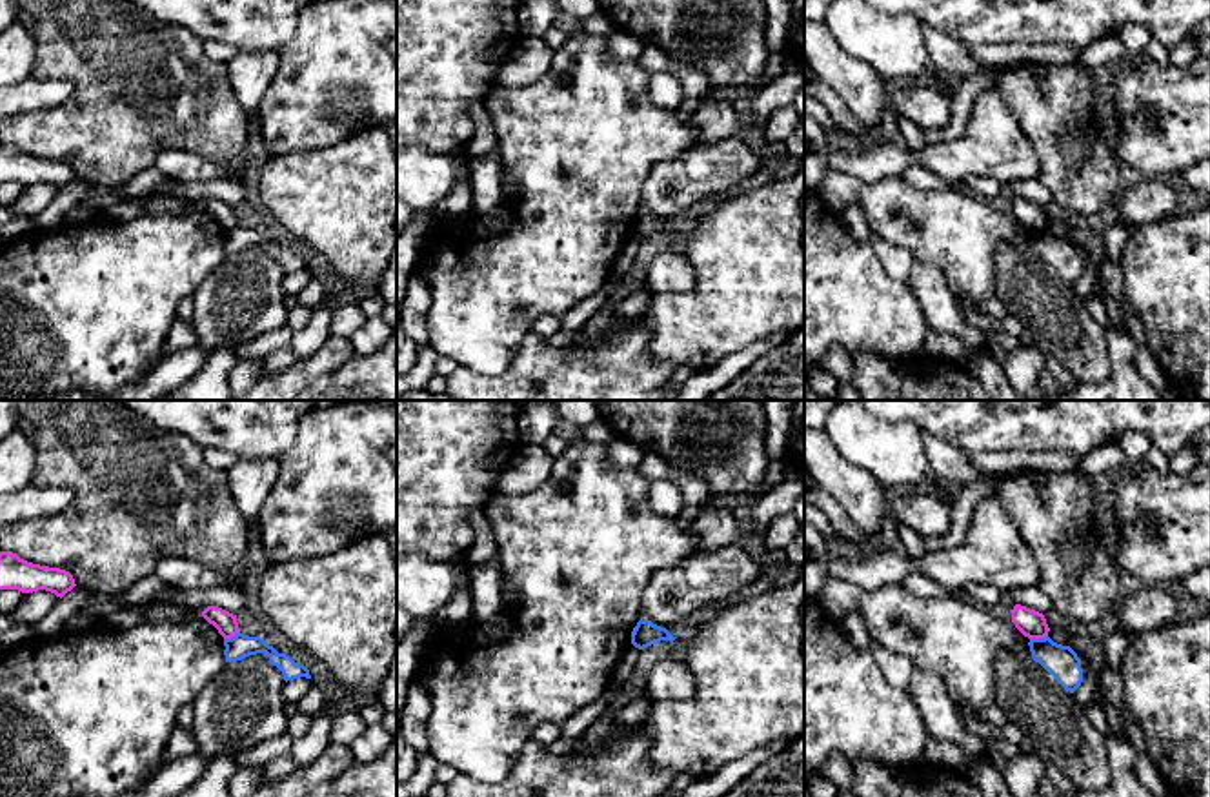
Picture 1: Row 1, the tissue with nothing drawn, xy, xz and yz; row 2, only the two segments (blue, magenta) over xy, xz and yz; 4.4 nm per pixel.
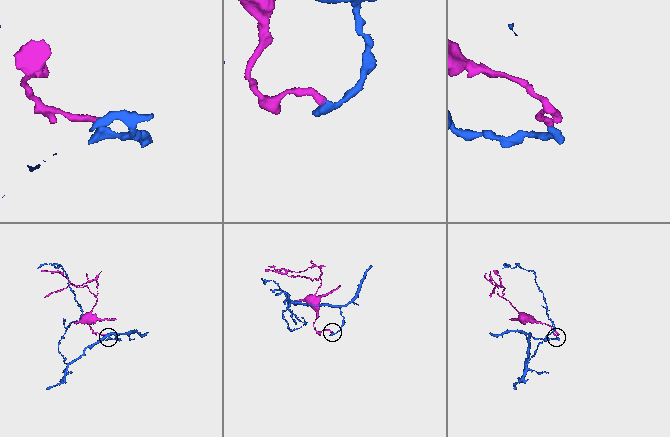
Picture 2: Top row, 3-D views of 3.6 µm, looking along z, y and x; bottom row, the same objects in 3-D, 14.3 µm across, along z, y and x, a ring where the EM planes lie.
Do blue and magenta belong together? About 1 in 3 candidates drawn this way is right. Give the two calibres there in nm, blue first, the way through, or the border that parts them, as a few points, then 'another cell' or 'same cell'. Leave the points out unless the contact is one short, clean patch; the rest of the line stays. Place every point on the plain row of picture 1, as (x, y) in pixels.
140/120 nm | along yz (1047, 228), (1030, 232) | another cell

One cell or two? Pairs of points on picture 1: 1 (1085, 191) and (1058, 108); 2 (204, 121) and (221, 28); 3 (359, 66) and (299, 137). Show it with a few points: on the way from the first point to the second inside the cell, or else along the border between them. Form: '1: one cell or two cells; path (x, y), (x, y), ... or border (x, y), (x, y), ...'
1: one cell; path (1065, 171), (1050, 144), (1054, 128)
2: two cells; border (164, 20), (186, 26), (202, 40)
3: one cell; path (341, 82), (304, 119)

